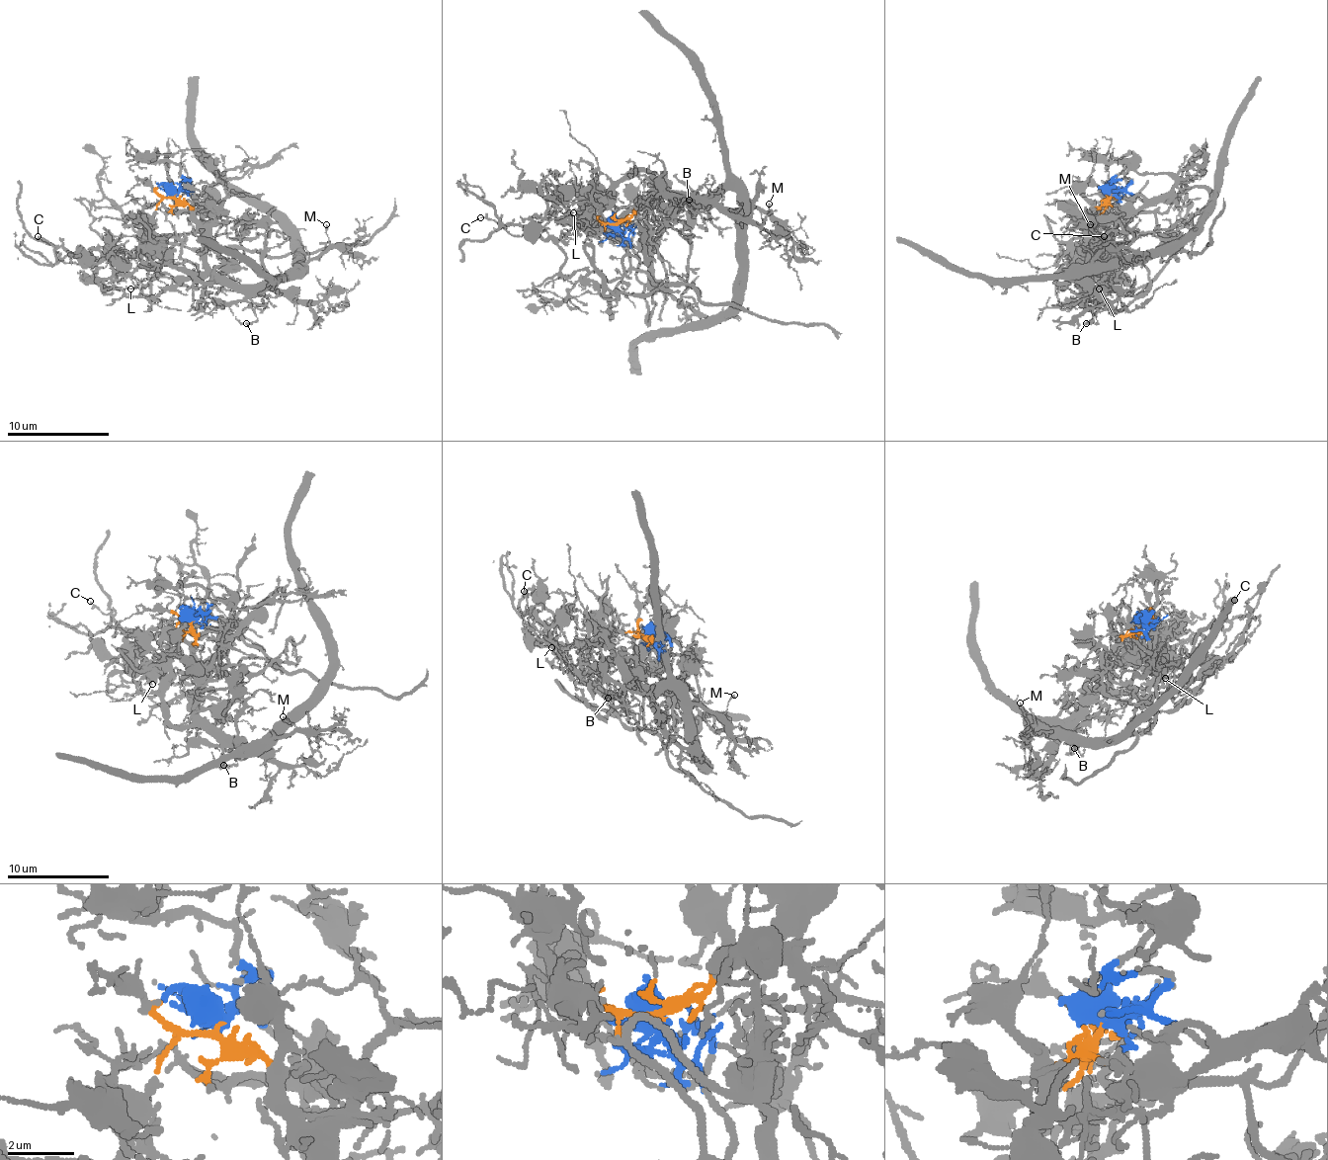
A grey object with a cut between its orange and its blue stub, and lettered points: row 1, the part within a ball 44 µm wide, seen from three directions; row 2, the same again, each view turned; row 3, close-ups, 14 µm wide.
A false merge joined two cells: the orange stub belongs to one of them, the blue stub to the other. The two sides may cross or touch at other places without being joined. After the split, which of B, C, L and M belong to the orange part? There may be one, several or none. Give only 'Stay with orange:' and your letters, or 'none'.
Stay with orange: B, M

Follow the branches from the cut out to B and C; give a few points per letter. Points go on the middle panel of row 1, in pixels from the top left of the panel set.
B: (618, 224), (632, 211), (645, 207), (658, 194), (684, 194), (697, 208), (699, 207), (689, 199)
C: (618, 226), (643, 239), (625, 252), (653, 290), (564, 275), (566, 255), (551, 239), (480, 216)

